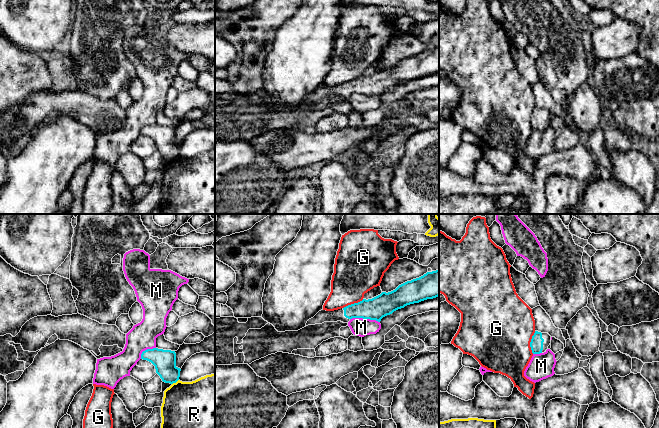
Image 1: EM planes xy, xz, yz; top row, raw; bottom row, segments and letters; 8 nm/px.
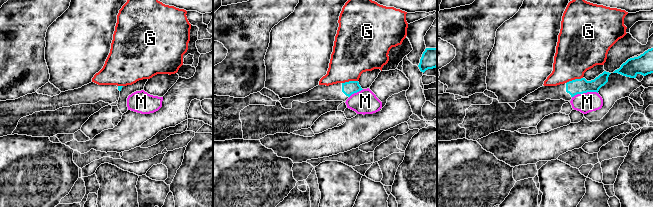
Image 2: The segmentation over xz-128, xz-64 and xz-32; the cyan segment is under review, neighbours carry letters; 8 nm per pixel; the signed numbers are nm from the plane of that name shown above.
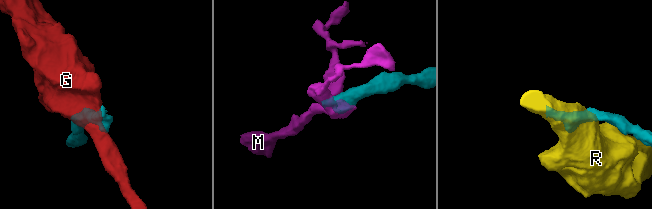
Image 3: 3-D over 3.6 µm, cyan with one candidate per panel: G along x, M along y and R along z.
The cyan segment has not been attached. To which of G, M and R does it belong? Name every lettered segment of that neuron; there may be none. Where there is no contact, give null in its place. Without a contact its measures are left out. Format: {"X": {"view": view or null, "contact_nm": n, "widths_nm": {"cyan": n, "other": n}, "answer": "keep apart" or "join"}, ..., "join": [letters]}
{"G": {"view": "yz", "contact_nm": 190, "widths_nm": {"cyan": 110, "other": 500}, "answer": "keep apart"}, "M": {"view": "xz", "contact_nm": 240, "widths_nm": {"cyan": 180, "other": 150}, "answer": "keep apart"}, "R": {"view": "xy", "contact_nm": 70, "widths_nm": {"cyan": 180, "other": 380}, "answer": "keep apart"}, "join": []}

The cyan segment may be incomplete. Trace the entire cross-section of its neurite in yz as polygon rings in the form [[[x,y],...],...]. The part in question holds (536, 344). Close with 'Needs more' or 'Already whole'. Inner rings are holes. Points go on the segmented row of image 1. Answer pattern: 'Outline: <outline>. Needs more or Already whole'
Outline: [[[535,331],[530,342],[530,347],[533,354],[546,352],[547,349],[551,348],[551,336],[548,333]]]. Needs more

